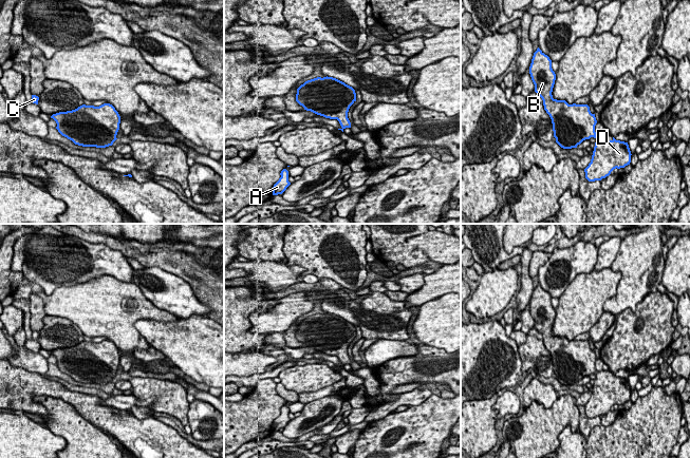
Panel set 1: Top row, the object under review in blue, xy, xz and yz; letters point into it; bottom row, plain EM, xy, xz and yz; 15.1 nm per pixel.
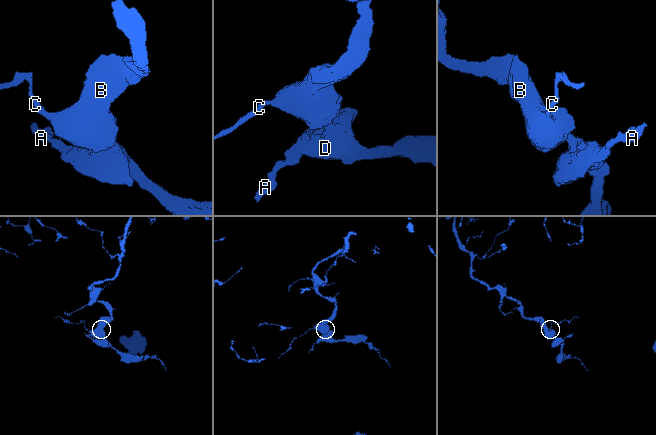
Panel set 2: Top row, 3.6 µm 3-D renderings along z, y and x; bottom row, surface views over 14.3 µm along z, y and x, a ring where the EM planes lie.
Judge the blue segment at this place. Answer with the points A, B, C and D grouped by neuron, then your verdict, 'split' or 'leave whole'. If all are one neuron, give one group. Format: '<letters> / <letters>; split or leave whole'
A B C D; leave whole

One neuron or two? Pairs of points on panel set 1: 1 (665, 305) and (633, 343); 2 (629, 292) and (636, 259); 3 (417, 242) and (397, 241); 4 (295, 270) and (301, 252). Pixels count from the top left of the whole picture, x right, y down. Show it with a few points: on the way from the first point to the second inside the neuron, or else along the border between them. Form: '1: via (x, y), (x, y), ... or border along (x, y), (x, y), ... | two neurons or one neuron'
1: via (655, 315), (651, 325), (642, 334) | one neuron
2: via (635, 284), (636, 267) | one neuron
3: border along (406, 239), (409, 244), (418, 248), (427, 256) | two neurons
4: border along (285, 263), (288, 265), (300, 265), (306, 269) | two neurons

